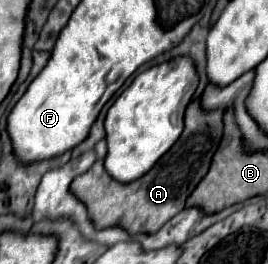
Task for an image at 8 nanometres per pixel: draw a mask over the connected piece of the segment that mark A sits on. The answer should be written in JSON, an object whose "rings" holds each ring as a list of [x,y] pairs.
{"rings":[[[201,99],[191,101],[185,113],[185,129],[177,139],[175,147],[147,171],[147,175],[139,177],[131,183],[115,181],[103,165],[103,159],[97,159],[89,171],[75,177],[71,191],[87,205],[91,219],[99,229],[121,225],[131,235],[135,233],[155,233],[159,231],[173,215],[177,215],[187,197],[199,185],[199,181],[207,175],[211,157],[217,151],[223,135],[223,109],[203,109]]]}

